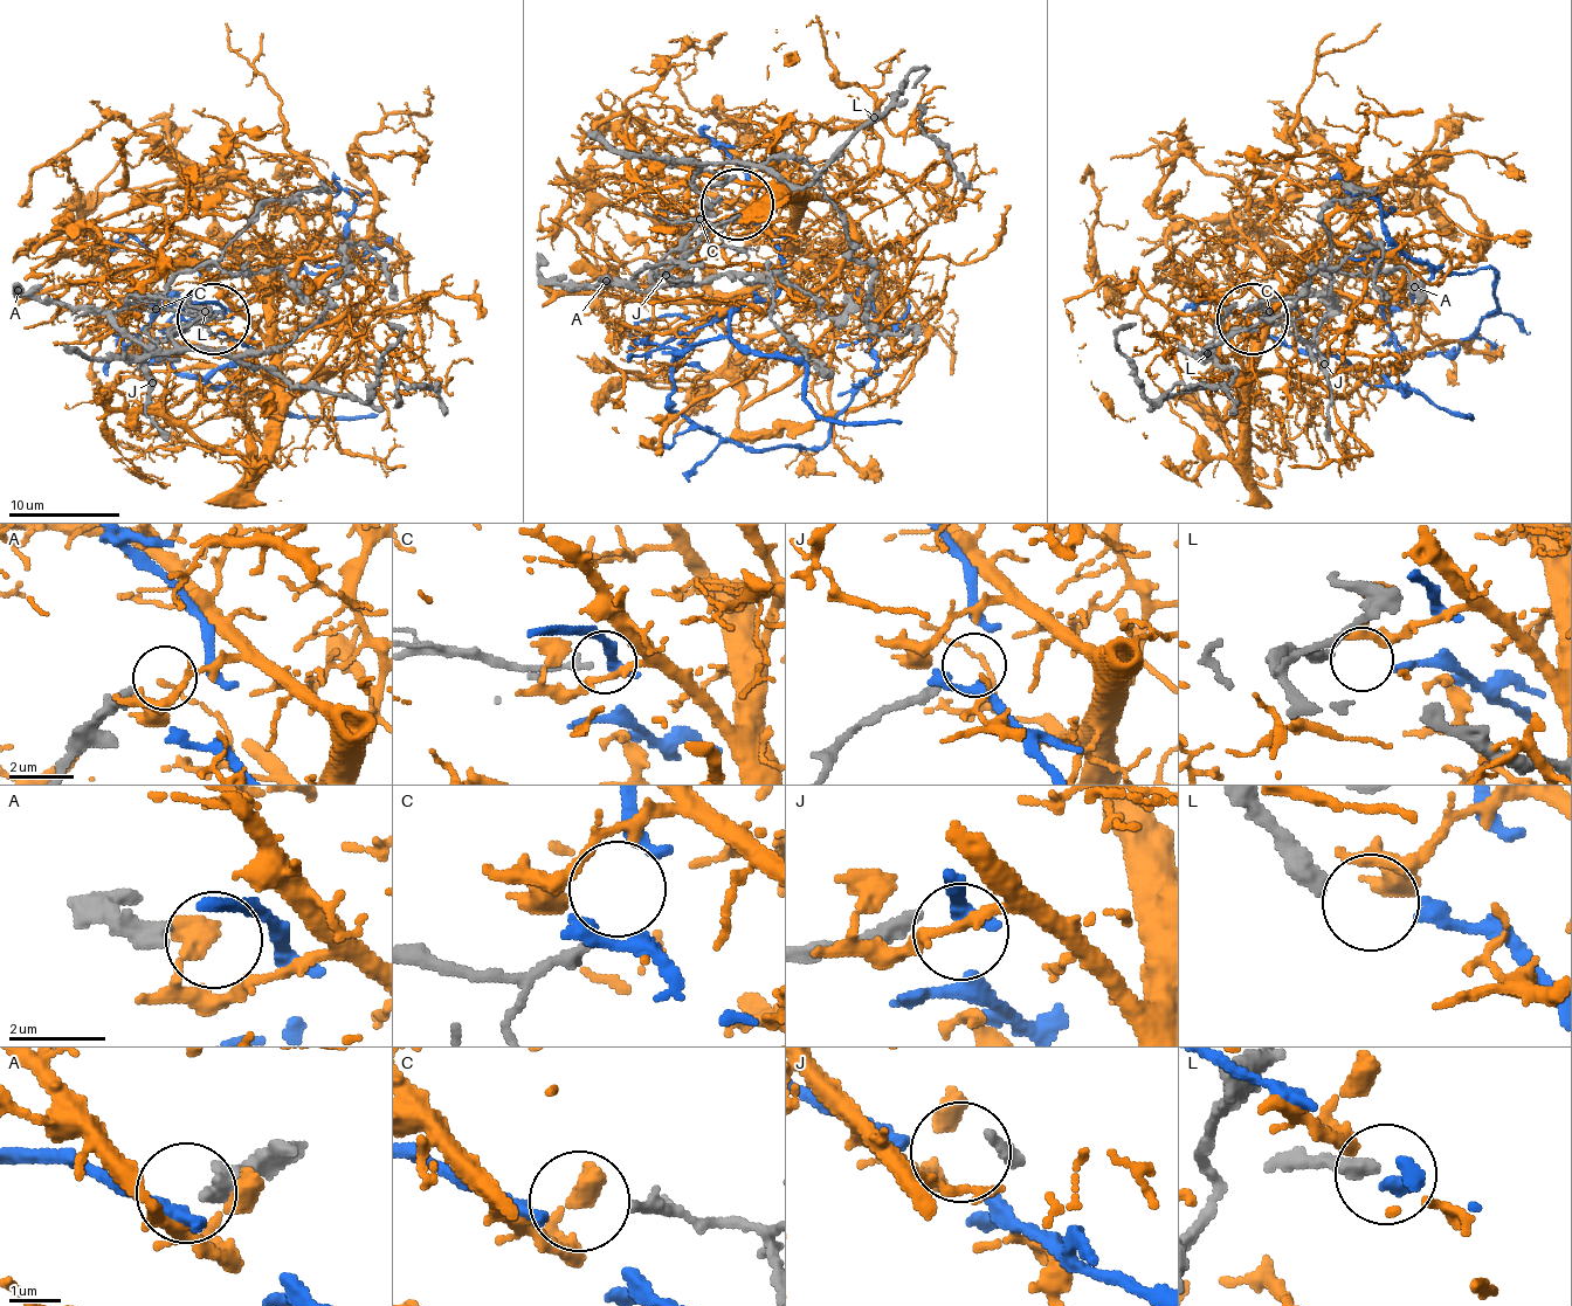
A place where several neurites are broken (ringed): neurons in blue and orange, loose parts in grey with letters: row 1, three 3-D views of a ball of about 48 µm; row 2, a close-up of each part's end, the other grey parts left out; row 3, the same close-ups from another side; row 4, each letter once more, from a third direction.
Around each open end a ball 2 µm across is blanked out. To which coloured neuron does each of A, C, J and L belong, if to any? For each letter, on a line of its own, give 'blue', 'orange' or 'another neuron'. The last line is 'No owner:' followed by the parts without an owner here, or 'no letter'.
A: another neuron
C: orange
J: blue
L: another neuron
No owner: A, L

